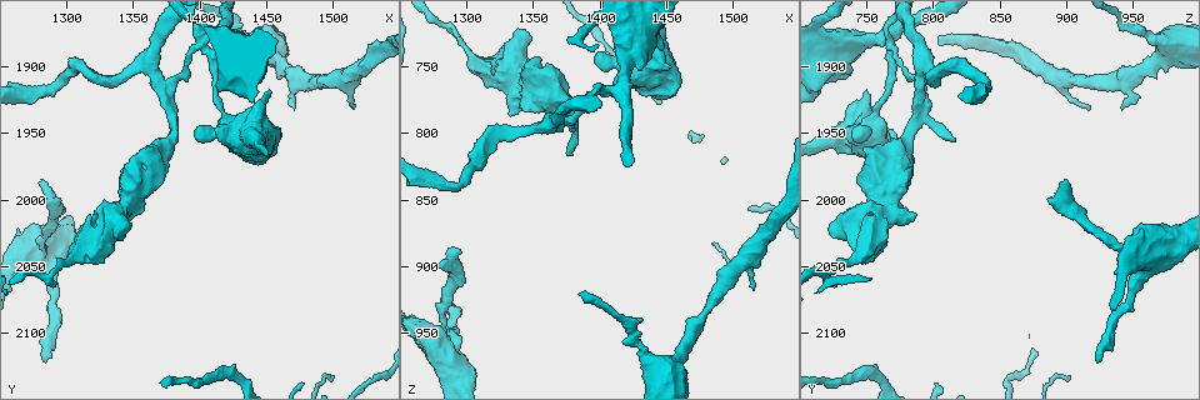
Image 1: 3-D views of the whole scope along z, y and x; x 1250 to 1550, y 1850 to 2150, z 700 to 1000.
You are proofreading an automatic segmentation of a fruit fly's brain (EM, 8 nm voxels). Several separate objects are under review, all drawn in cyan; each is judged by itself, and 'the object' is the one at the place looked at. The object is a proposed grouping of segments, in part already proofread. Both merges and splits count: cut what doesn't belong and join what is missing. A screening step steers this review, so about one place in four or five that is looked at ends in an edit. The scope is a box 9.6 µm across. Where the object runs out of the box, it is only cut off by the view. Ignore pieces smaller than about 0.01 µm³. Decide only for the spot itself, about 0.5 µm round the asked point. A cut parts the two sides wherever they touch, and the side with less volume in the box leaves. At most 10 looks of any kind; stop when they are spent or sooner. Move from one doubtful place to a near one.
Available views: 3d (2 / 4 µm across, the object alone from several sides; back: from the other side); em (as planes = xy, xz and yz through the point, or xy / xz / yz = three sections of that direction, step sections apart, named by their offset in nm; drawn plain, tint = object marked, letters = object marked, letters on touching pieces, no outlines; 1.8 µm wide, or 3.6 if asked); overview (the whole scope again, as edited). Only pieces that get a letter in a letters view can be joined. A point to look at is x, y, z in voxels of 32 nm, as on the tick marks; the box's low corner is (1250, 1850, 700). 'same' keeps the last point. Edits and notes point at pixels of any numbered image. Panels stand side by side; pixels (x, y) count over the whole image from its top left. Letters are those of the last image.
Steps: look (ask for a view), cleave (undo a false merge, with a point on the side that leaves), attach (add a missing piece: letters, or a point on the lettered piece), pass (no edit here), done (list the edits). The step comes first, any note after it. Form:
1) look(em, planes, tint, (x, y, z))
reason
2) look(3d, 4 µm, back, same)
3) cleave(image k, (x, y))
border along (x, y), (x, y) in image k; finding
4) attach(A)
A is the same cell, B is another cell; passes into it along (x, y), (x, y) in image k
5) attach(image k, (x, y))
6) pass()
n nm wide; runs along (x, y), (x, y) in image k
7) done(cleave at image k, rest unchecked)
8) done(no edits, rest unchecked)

look(3d, 4 µm, (1446, 1910, 734))
stops while still wide

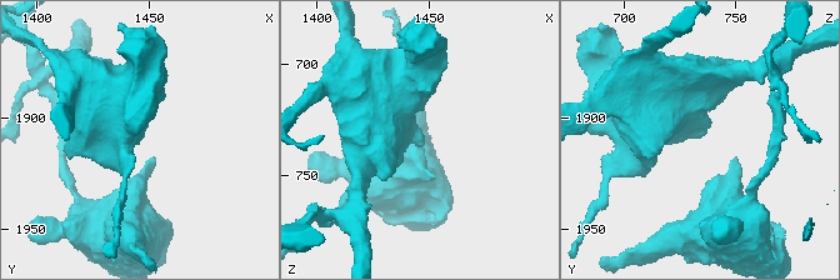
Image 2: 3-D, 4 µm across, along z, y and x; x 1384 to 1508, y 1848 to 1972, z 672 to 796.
look(em, 3.6 µm, xz, step 8, tint, (1449, 1907, 734))

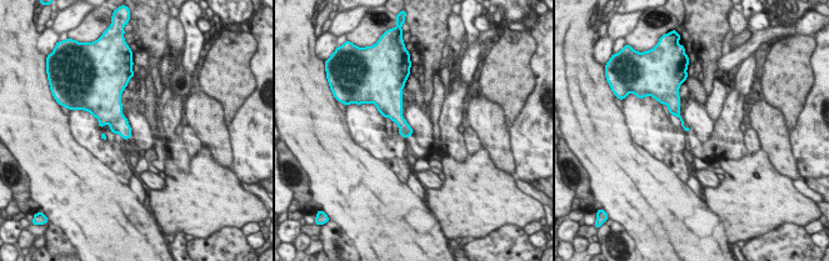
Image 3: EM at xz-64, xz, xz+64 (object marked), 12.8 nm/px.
look(em, 3.6 µm, planes, letters, same)
cut it another way

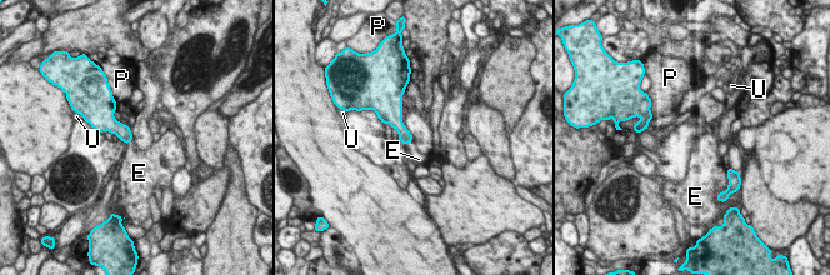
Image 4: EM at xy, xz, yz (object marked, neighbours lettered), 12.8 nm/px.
attach(E)
E touches over 110 nm; E is the same cell, P and U are other cells; passes into it along (404, 135), (408, 143), (418, 159) in image 4; the neuron continues

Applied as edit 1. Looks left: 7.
look(overview)
redraw

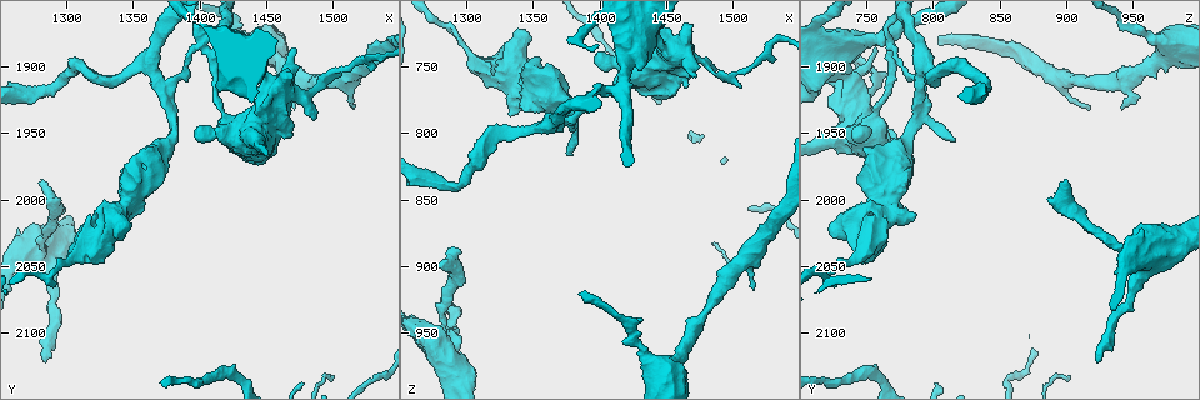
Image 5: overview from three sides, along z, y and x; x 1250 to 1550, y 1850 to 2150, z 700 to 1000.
look(3d, 4 µm, (1376, 1932, 790))

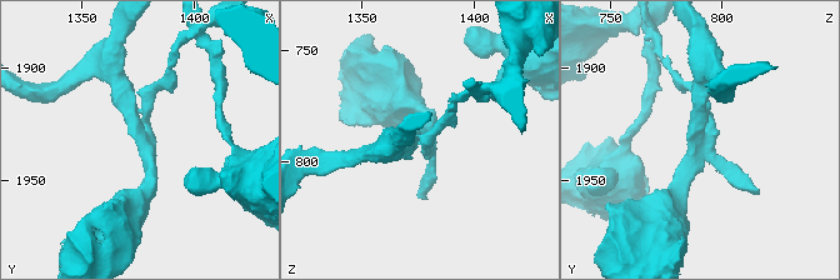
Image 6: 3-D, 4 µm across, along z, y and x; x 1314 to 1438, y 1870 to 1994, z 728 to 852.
look(em, xz, step 16, tint, (1379, 1932, 789))
need the tissue

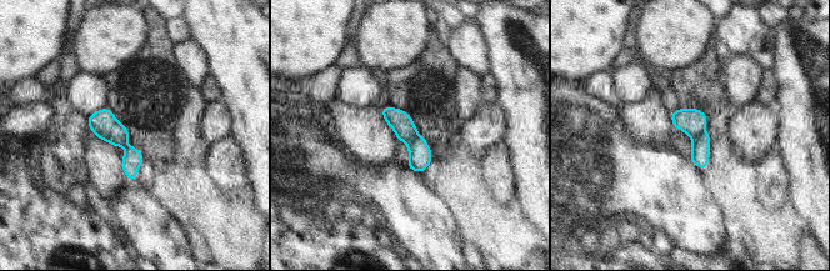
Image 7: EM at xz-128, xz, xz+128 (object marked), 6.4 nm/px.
look(em, planes, letters, same)

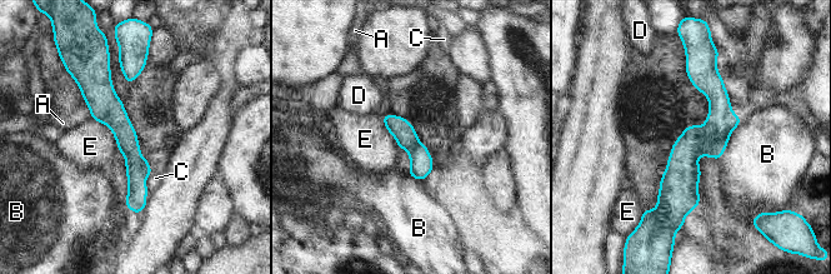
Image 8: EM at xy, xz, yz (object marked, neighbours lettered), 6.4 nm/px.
cleave(image 8, (715, 133))
A, B, C, D and E are other cells; border along (700, 128), (700, 152), (697, 154) in image 8; two neurons meet here

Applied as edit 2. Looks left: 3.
look(overview)
redraw

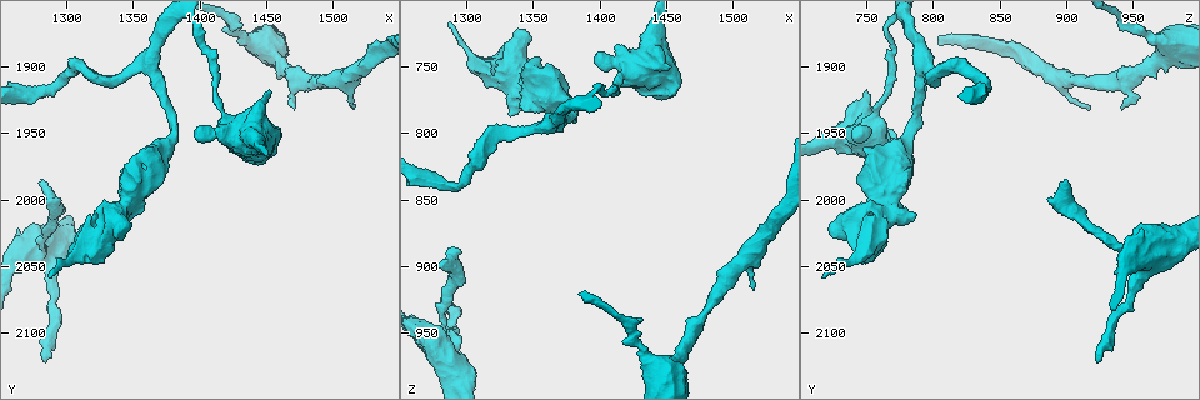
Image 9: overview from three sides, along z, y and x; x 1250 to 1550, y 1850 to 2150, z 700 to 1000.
look(em, yz, step 16, tint, (1296, 1998, 886))

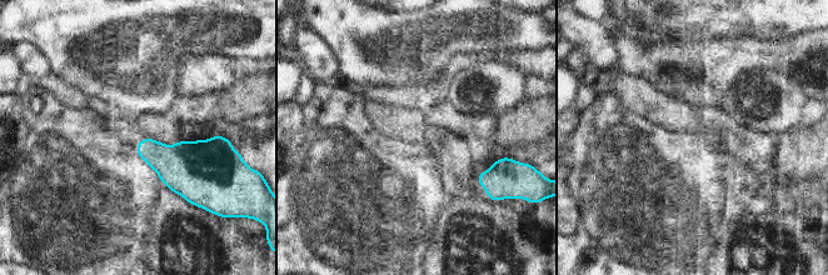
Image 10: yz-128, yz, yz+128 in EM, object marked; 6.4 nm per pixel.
look(em, planes, letters, same)
another direction

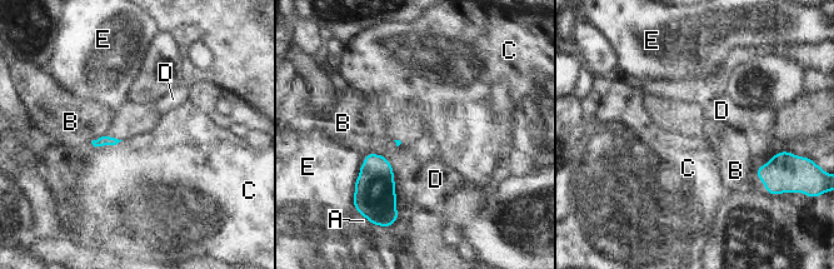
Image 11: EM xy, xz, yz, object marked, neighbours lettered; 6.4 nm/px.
pass()
B touches over 240 nm; A, B, C, D and E are other cells; border along (123, 140), (95, 147), (90, 143) in image 11; no lettered piece goes on from it

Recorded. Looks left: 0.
done(attach at image 4, cleave at image 8, rest unchecked)

